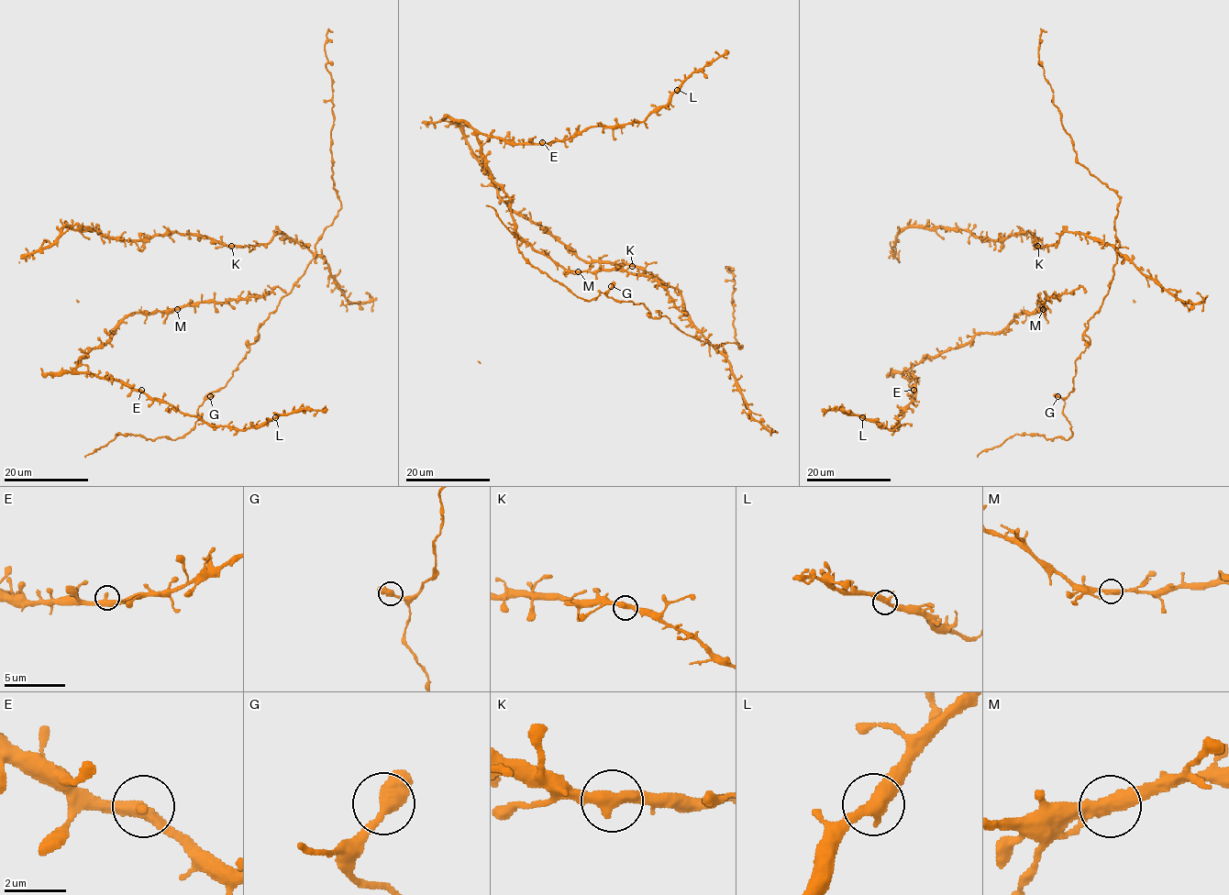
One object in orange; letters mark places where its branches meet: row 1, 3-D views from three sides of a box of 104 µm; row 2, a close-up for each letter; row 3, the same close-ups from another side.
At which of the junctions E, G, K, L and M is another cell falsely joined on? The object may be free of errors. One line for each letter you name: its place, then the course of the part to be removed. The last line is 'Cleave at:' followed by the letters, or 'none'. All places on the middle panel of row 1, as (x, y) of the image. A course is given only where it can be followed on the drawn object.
Cleave at: none

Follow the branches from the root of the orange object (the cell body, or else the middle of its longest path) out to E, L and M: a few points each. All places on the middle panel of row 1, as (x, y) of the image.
E: (648, 278), (618, 269), (563, 269), (515, 232), (511, 199), (493, 180), (481, 145), (492, 137), (542, 142)
L: (648, 278), (570, 271), (536, 252), (515, 232), (481, 145), (643, 122), (677, 90)
M: (648, 278), (618, 269), (578, 271)

